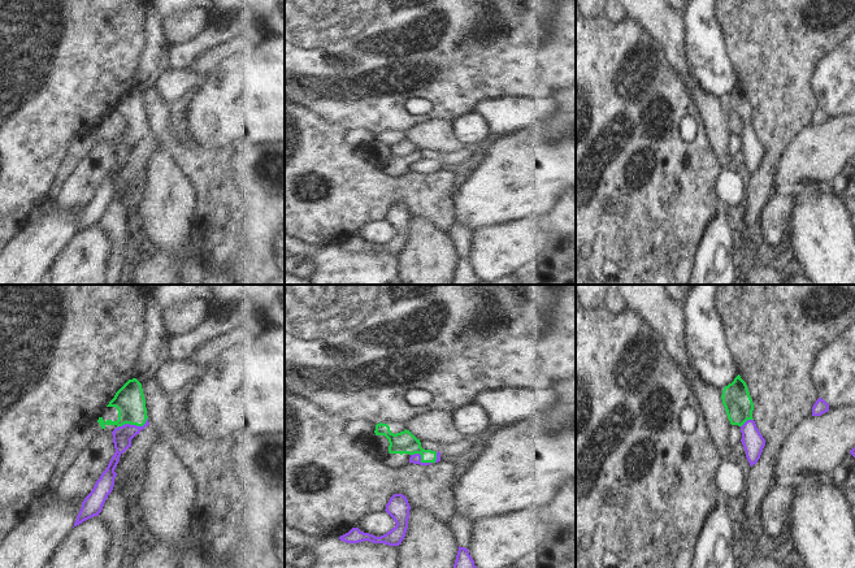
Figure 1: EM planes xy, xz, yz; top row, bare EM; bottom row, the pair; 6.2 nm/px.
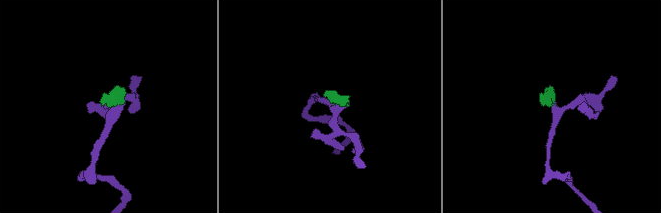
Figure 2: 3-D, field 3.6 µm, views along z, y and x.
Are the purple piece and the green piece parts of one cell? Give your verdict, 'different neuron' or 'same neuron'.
same neuron

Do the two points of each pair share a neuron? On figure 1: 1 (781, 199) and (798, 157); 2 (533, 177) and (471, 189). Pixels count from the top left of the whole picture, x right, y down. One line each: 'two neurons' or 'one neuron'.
1: two neurons
2: one neuron

